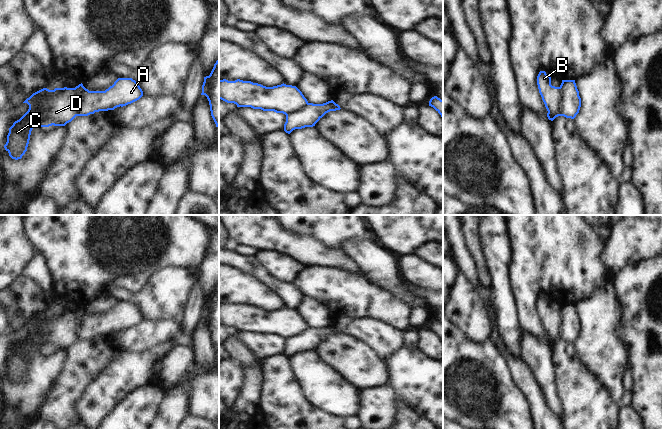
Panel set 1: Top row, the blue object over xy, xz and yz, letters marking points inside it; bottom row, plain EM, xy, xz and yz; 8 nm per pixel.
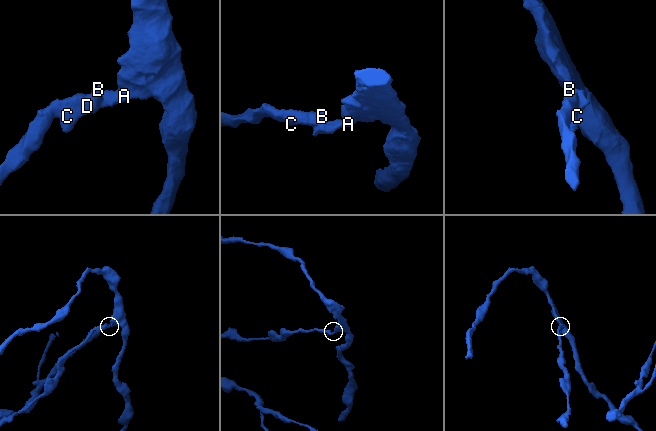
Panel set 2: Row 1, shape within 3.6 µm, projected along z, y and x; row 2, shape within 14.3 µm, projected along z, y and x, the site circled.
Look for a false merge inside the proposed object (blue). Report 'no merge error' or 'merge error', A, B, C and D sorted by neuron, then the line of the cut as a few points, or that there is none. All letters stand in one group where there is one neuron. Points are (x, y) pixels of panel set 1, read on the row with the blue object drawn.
merge error; A / B C D; cut in xy along (75, 87), (80, 95), (77, 115)

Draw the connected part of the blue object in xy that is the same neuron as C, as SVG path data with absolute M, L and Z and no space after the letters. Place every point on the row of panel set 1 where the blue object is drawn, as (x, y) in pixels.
M43 88L33 93L23 103L29 105L28 111L9 128L5 150L12 159L18 160L27 151L31 131L35 127L65 126L78 116L78 103L81 99L79 90L76 88L55 88L49 90Z

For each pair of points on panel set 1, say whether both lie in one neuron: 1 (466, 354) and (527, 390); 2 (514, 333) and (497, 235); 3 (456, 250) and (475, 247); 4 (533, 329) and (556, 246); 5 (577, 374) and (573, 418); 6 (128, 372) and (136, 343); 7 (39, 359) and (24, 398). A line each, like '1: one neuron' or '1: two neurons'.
1: two neurons
2: one neuron
3: two neurons
4: one neuron
5: one neuron
6: two neurons
7: one neuron

